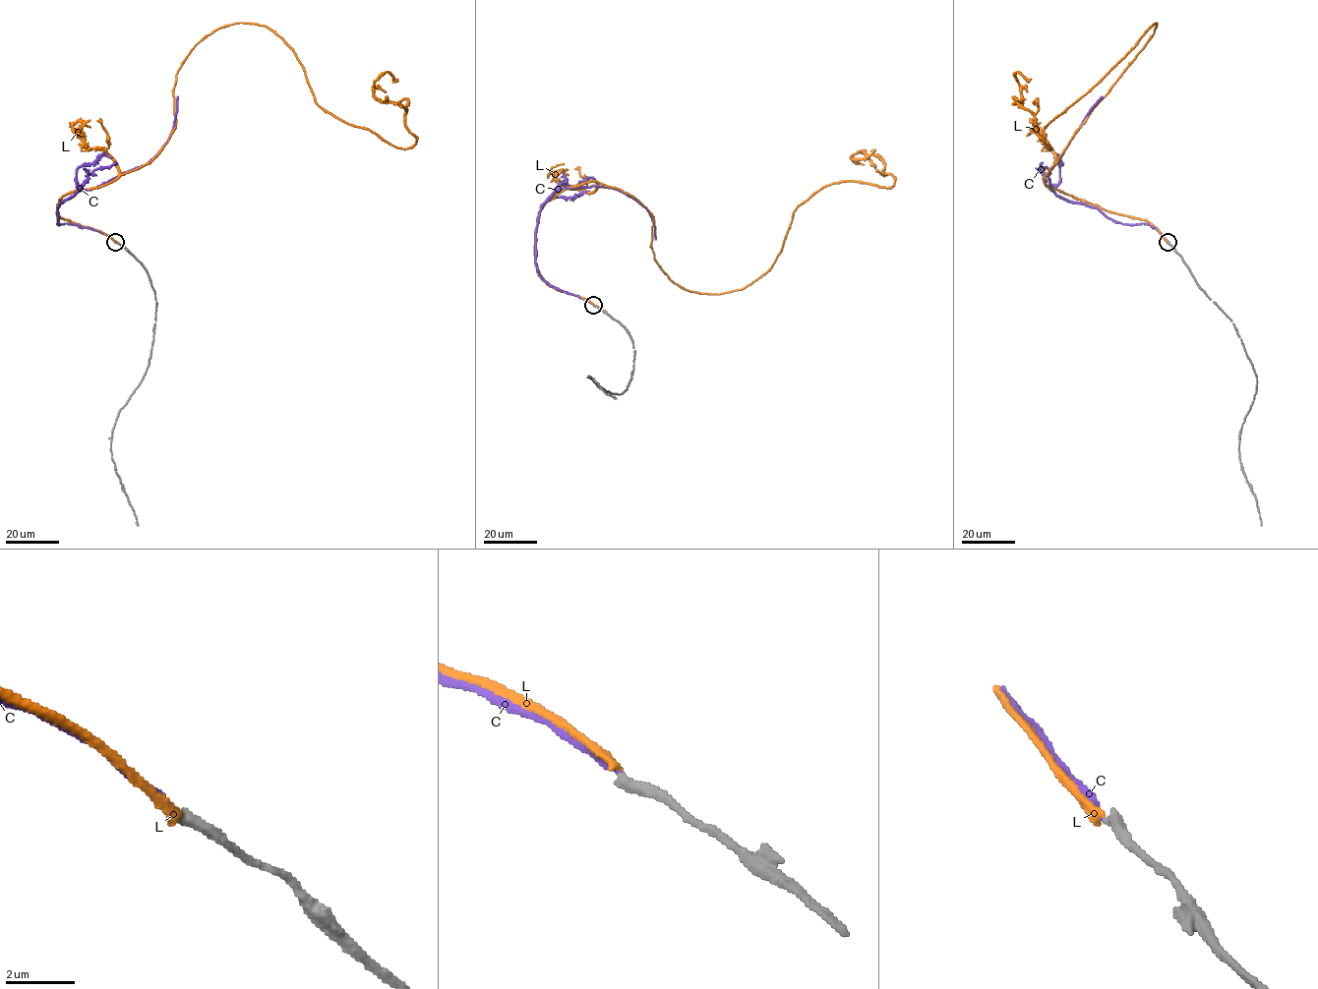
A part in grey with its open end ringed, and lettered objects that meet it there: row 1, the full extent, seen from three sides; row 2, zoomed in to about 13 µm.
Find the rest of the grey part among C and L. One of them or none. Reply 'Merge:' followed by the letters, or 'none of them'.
Merge: C

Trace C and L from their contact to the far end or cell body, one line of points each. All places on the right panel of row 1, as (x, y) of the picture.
C: (1168, 242), (1150, 225), (1113, 221), (1097, 208), (1071, 203), (1050, 189), (1050, 169), (1089, 110), (1102, 96)
L: (1168, 242), (1144, 219), (1045, 181), (1157, 23), (1046, 126), (1048, 148), (1018, 102), (1015, 74), (1031, 79)

